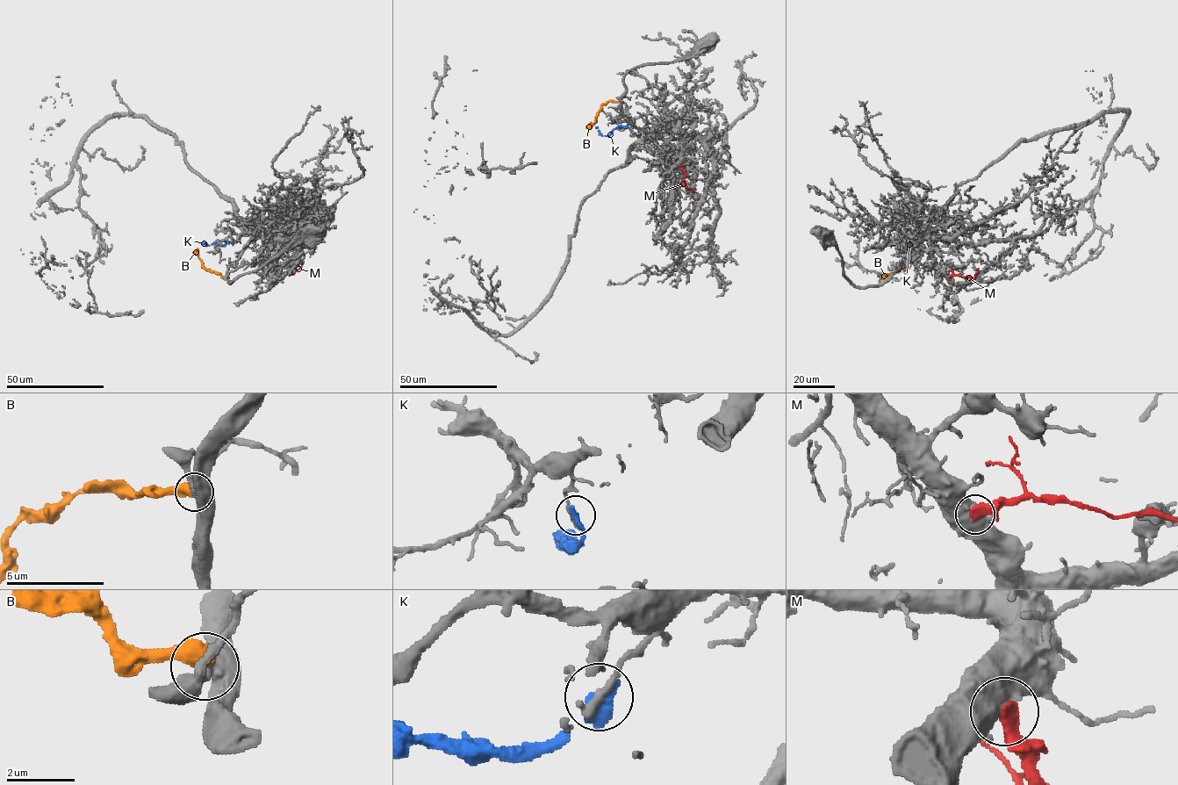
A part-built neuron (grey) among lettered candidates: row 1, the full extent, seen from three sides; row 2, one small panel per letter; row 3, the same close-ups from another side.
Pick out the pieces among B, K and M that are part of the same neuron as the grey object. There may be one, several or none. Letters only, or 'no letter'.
no letter

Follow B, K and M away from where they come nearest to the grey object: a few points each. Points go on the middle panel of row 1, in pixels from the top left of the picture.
B: (620, 101), (605, 103), (596, 121), (591, 124)
K: (631, 127), (618, 126), (602, 136), (596, 126)
M: (680, 163), (685, 174), (684, 183), (695, 192)

